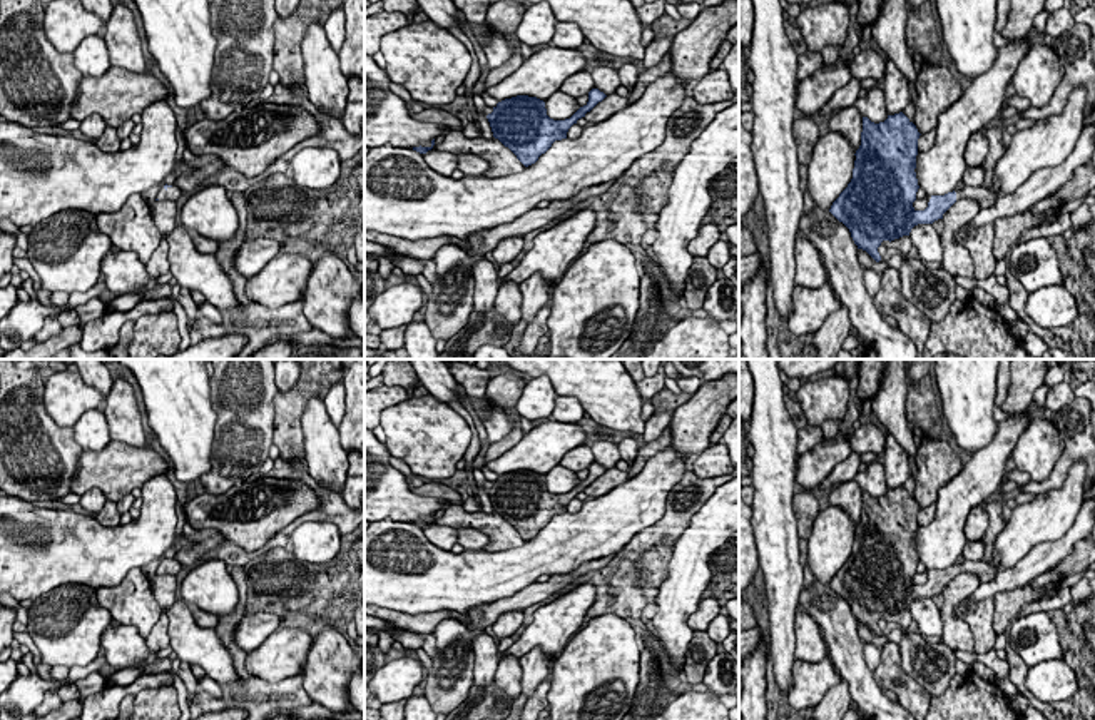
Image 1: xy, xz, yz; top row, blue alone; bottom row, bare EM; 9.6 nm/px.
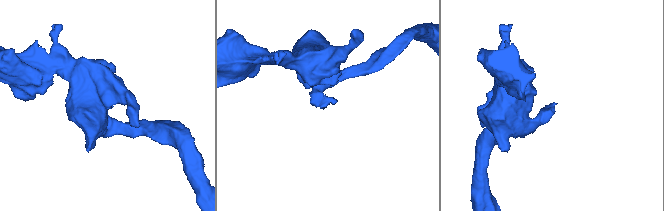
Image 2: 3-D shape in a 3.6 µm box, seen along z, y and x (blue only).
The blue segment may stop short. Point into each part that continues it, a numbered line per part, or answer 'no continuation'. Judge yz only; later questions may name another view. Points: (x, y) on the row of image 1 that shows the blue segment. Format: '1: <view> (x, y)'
1: yz (983, 196)

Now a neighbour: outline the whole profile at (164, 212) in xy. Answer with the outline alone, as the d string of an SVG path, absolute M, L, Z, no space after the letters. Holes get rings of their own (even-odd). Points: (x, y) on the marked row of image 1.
M155 200L149 204L152 221L160 231L160 244L152 252L149 262L145 264L147 272L150 277L159 277L171 272L171 264L167 259L167 237L176 229L177 222L177 207L174 200Z

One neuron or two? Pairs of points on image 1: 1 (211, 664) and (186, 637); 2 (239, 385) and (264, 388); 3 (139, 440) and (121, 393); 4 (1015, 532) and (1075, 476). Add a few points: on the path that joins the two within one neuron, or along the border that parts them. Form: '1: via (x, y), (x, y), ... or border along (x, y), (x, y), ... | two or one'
1: via (206, 657), (193, 643) | one
2: via (246, 388), (258, 388) | one
3: via (127, 428), (121, 405) | one
4: via (1032, 523), (1065, 493) | one

